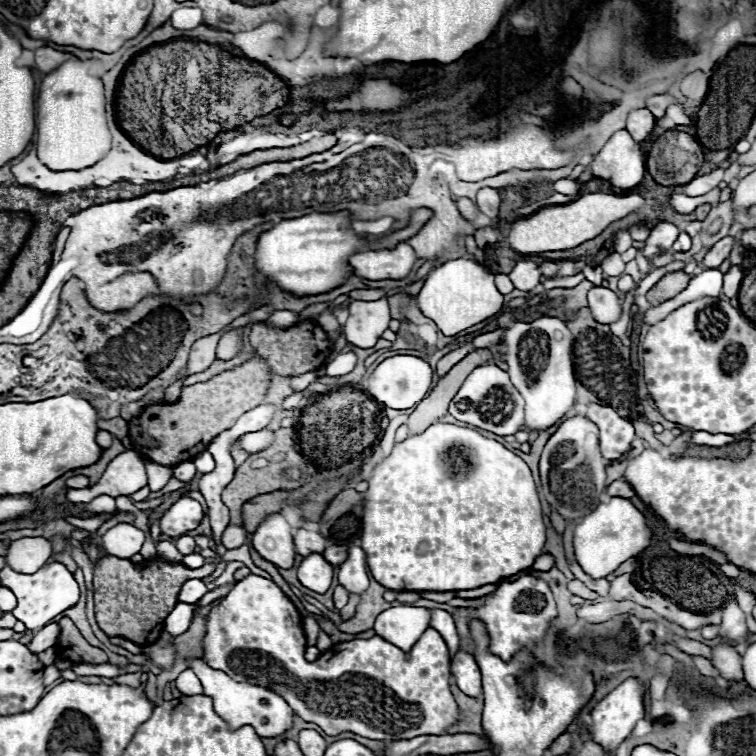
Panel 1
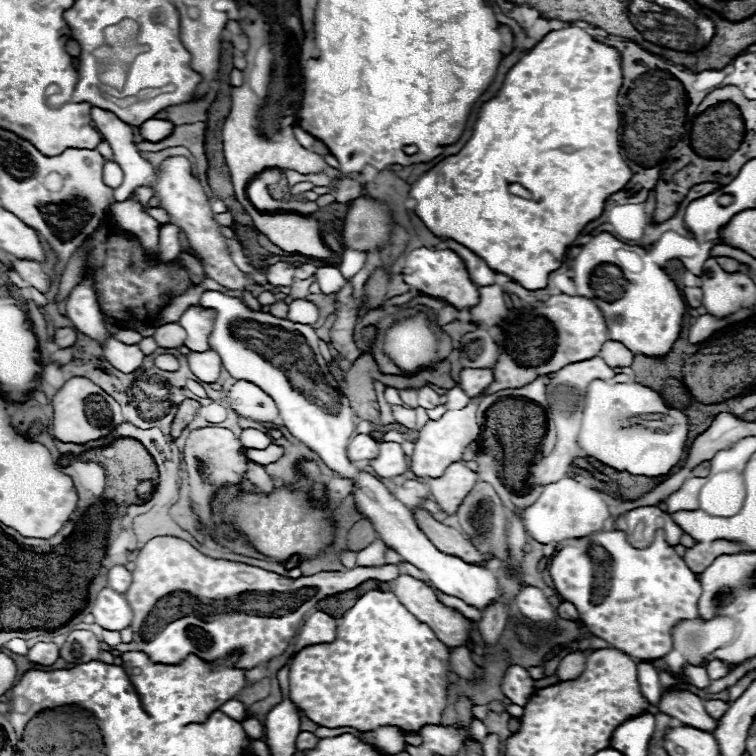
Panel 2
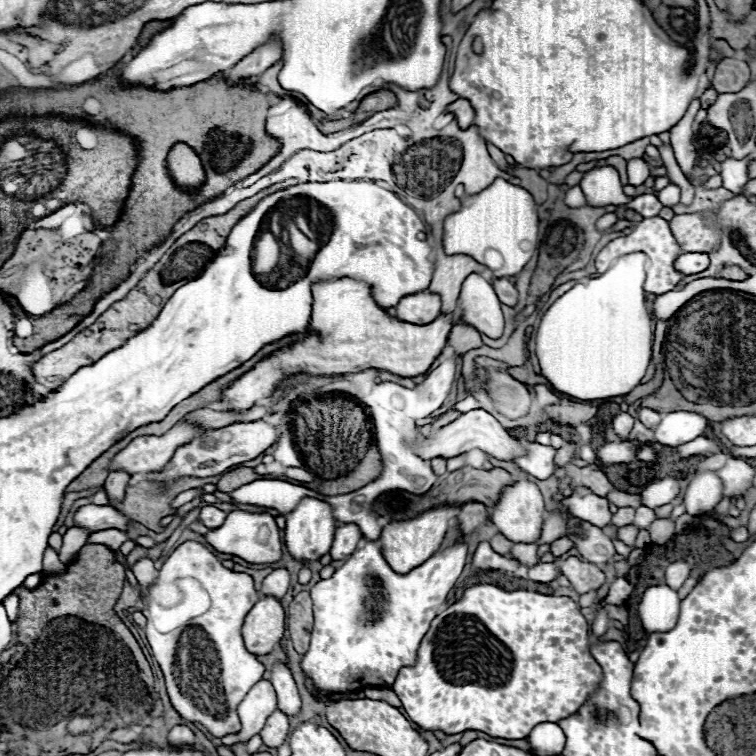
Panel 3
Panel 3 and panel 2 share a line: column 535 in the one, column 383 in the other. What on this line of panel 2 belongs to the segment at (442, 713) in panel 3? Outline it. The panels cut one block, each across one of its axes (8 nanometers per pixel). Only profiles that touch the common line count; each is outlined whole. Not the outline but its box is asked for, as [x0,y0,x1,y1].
[290,590,450,732]

